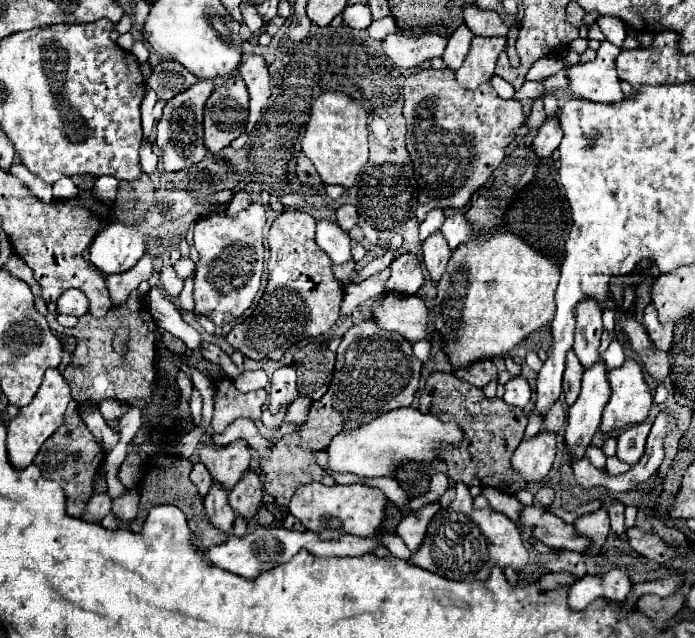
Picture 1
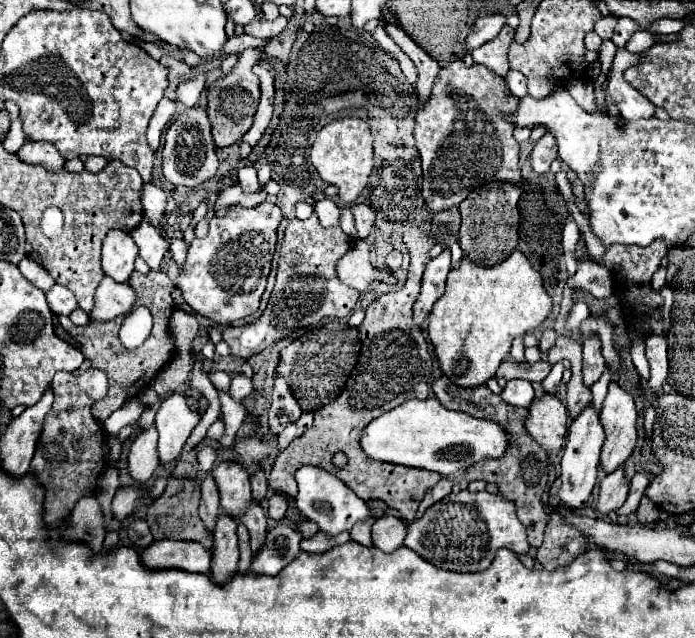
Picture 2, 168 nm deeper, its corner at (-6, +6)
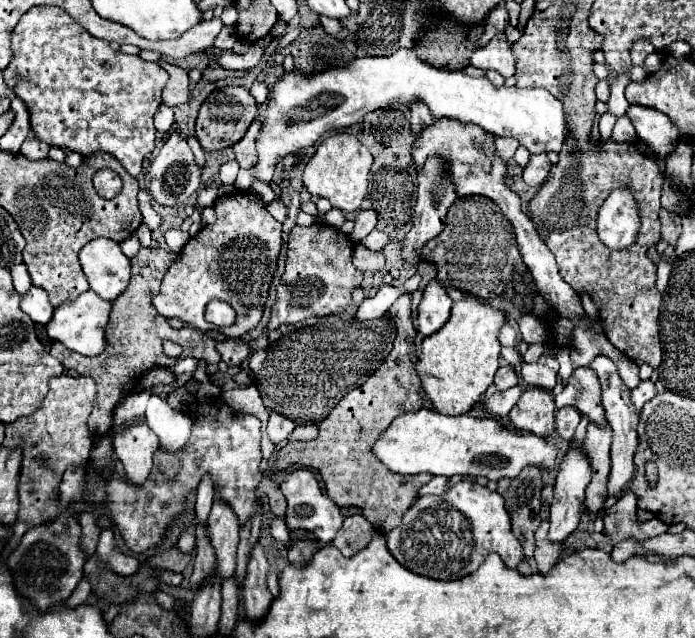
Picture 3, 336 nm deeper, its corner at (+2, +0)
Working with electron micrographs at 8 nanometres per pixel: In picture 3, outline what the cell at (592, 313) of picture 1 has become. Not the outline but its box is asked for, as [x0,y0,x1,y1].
[556,368,606,426]

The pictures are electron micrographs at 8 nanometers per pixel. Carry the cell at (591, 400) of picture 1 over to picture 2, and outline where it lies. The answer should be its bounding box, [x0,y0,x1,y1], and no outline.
[560,404,604,508]

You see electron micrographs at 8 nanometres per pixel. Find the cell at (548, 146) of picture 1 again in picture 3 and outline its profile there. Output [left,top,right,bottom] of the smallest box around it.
[524,152,550,186]

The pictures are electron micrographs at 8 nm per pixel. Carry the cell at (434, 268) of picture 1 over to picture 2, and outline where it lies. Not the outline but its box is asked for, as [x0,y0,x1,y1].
[413,248,450,326]

